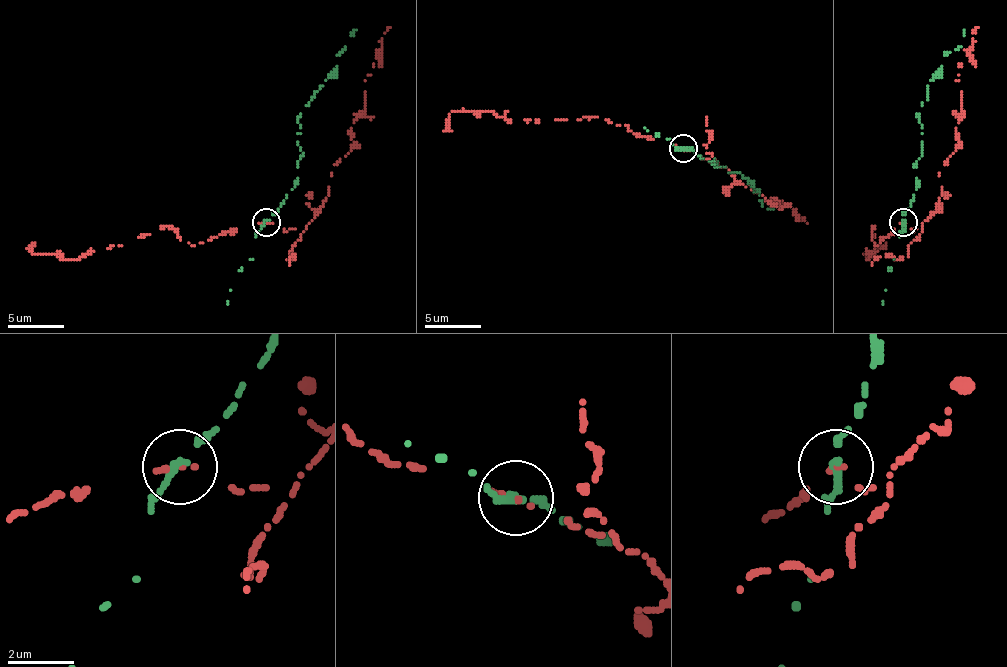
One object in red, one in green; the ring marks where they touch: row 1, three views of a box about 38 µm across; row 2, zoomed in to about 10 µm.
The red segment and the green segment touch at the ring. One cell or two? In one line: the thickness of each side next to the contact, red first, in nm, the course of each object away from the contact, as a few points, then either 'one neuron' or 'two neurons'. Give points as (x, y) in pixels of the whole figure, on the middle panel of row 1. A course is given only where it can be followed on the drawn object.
calibres 180 and 220 nm; course red (684, 147), (748, 184), (771, 203), (790, 203), (793, 214), (807, 223); course green (681, 147), (715, 161), (720, 167), (715, 164), (740, 172), (754, 186), (762, 206), (773, 209); two neurons

